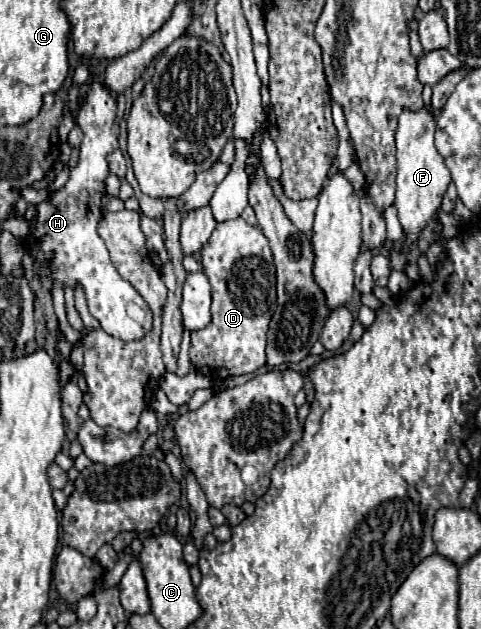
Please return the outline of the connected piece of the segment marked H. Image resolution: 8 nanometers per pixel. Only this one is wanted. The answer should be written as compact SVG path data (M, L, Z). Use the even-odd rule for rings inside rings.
M92 75L88 81L88 93L76 115L76 123L84 131L80 161L70 171L66 187L52 193L48 201L36 207L36 219L32 221L34 233L26 239L26 245L36 257L36 271L40 275L42 263L48 261L54 281L60 281L64 287L82 283L88 299L88 309L100 321L102 329L122 341L134 341L142 339L152 329L152 309L142 299L142 295L118 275L104 241L96 233L96 225L102 219L100 201L104 195L104 179L108 177L106 155L118 147L118 137L112 129L116 113L118 107L112 91Z

